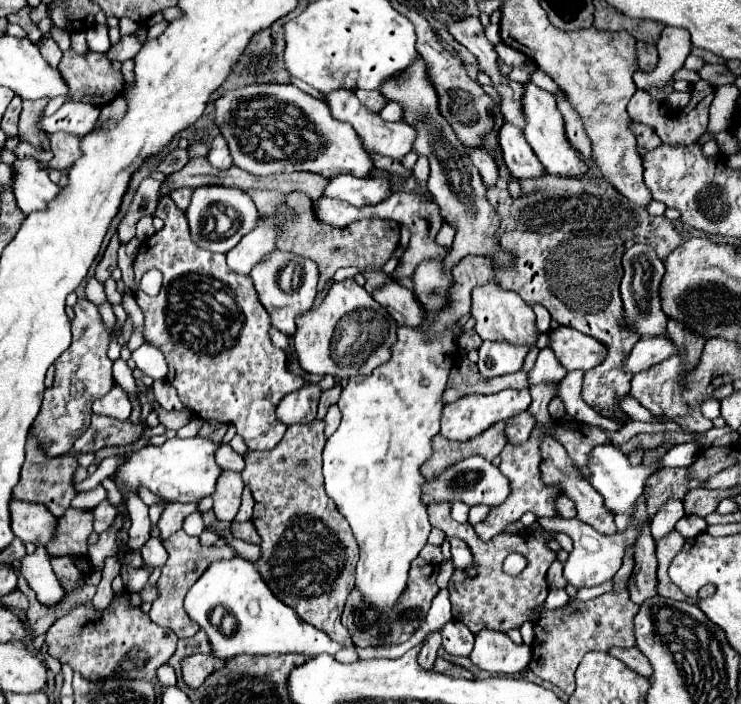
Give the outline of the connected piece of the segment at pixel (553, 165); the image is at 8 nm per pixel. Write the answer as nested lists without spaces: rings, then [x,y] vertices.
[[[525,82],[523,84],[523,116],[525,116],[525,128],[523,134],[529,142],[529,146],[533,148],[533,152],[537,154],[539,162],[545,166],[545,170],[549,174],[565,174],[565,176],[575,176],[575,174],[585,174],[589,170],[589,166],[577,156],[577,152],[573,152],[573,148],[569,146],[569,142],[565,140],[565,130],[563,130],[563,120],[561,114],[555,106],[555,98],[551,92],[545,92],[541,88],[537,88],[533,82]]]

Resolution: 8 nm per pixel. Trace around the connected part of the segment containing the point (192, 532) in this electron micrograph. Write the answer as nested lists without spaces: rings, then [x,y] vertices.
[[[193,512],[193,514],[189,514],[189,516],[183,520],[183,530],[187,532],[189,536],[199,536],[199,534],[205,530],[201,512]]]

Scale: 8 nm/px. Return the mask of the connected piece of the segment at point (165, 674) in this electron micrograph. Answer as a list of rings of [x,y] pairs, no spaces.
[[[163,664],[159,670],[157,670],[157,678],[163,686],[175,686],[175,670],[169,666],[169,664]]]

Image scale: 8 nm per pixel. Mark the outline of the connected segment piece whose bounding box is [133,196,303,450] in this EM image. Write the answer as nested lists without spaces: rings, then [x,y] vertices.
[[[169,196],[159,200],[155,216],[161,218],[165,226],[141,244],[133,262],[135,284],[139,284],[141,276],[151,268],[157,268],[163,274],[163,286],[157,296],[147,296],[141,290],[135,294],[135,300],[145,316],[145,340],[161,348],[167,356],[167,380],[177,388],[179,400],[185,406],[191,406],[197,416],[235,424],[237,434],[245,440],[249,450],[275,448],[287,430],[287,426],[275,418],[275,406],[285,394],[301,388],[303,380],[287,370],[285,352],[273,346],[269,338],[269,314],[257,298],[251,276],[231,272],[225,264],[225,254],[201,250],[189,236],[183,210],[179,210]]]

